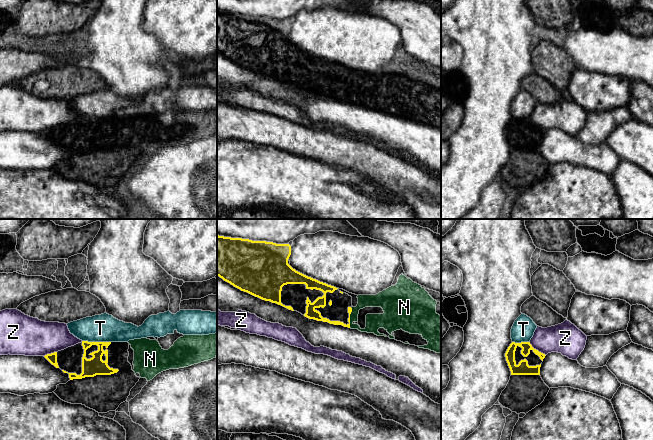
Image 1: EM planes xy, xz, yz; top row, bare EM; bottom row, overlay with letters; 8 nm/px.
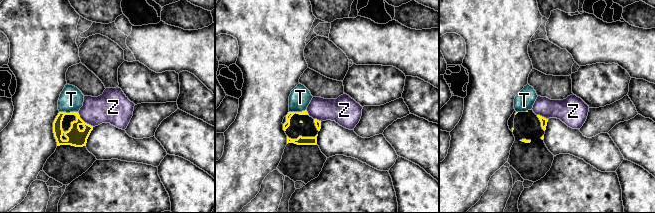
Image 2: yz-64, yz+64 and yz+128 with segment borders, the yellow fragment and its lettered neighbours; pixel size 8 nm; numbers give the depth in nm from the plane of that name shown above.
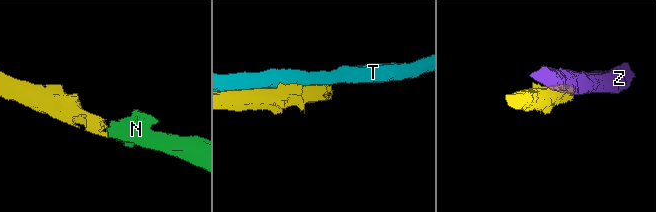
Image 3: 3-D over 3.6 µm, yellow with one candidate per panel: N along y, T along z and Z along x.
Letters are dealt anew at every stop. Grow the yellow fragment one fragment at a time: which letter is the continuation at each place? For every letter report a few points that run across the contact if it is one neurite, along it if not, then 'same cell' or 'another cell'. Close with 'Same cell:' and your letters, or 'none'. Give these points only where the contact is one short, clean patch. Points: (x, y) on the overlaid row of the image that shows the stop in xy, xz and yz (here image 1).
N: same cell
T: another cell
Z: another cell
Same cell: N

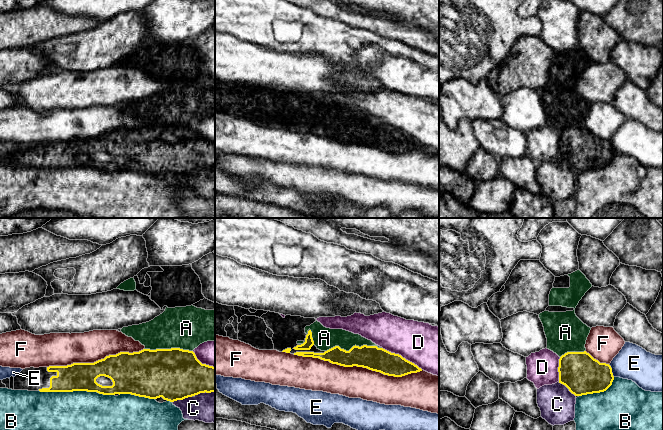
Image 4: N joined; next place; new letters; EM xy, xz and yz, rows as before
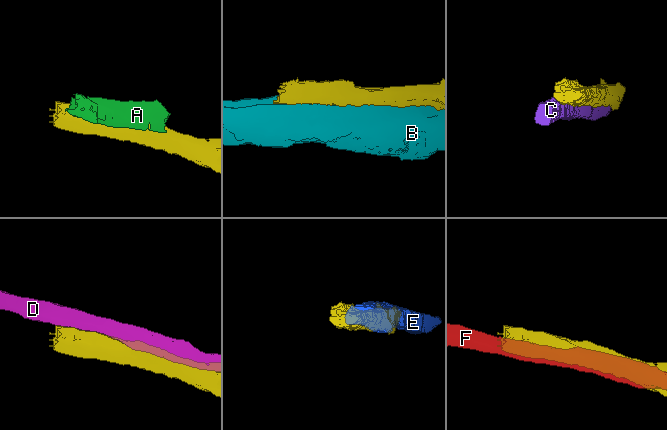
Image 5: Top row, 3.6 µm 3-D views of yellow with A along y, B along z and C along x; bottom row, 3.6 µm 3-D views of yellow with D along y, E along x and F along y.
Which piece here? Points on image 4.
A: another cell
B: another cell
C: another cell
D: another cell
E: another cell
F: another cell
Same cell: none

